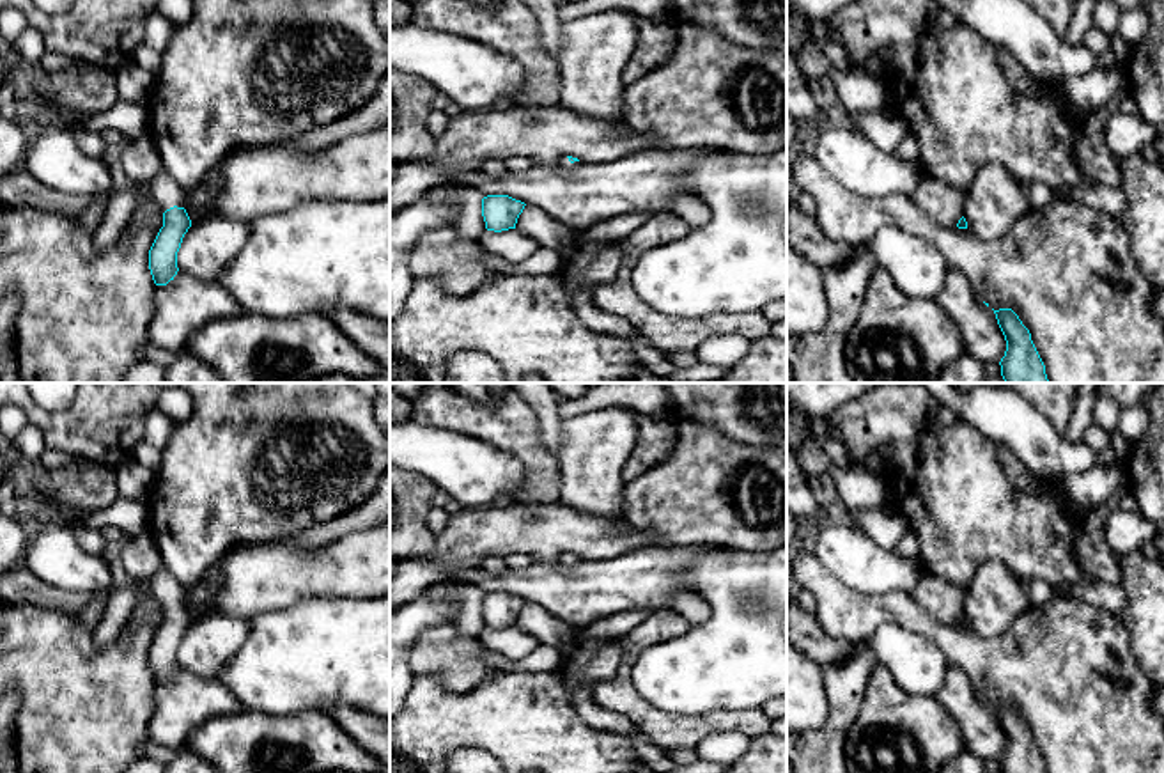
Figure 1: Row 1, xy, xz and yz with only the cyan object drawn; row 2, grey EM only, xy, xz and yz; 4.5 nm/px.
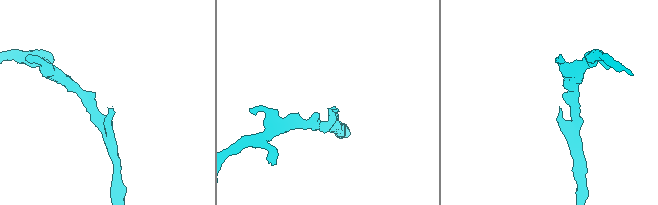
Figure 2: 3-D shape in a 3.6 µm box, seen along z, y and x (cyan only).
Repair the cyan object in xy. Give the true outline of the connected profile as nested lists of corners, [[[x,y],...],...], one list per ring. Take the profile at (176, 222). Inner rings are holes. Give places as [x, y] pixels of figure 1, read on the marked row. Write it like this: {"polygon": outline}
{"polygon": [[[163,167],[149,183],[149,188],[163,209],[163,227],[149,250],[149,269],[156,285],[167,285],[179,271],[177,252],[191,227],[191,220],[182,207],[186,190]]]}

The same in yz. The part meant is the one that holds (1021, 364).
{"polygon": [[[999,308],[994,314],[1006,340],[1006,351],[999,362],[1005,383],[1049,383],[1031,333],[1019,316],[1012,308]]]}

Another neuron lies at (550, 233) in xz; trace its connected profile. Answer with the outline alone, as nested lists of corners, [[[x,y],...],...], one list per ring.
[[[526,204],[516,229],[533,238],[540,246],[567,257],[576,248],[576,230],[546,215],[540,207]]]

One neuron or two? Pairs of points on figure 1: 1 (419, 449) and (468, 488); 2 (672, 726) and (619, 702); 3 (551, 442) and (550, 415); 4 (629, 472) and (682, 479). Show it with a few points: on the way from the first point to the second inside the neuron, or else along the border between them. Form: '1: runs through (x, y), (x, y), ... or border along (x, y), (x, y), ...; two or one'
1: runs through (431, 451), (456, 476); one
2: runs through (659, 726), (631, 704); one
3: runs through (550, 435), (550, 422); one
4: border along (672, 449), (663, 460), (626, 483); two

